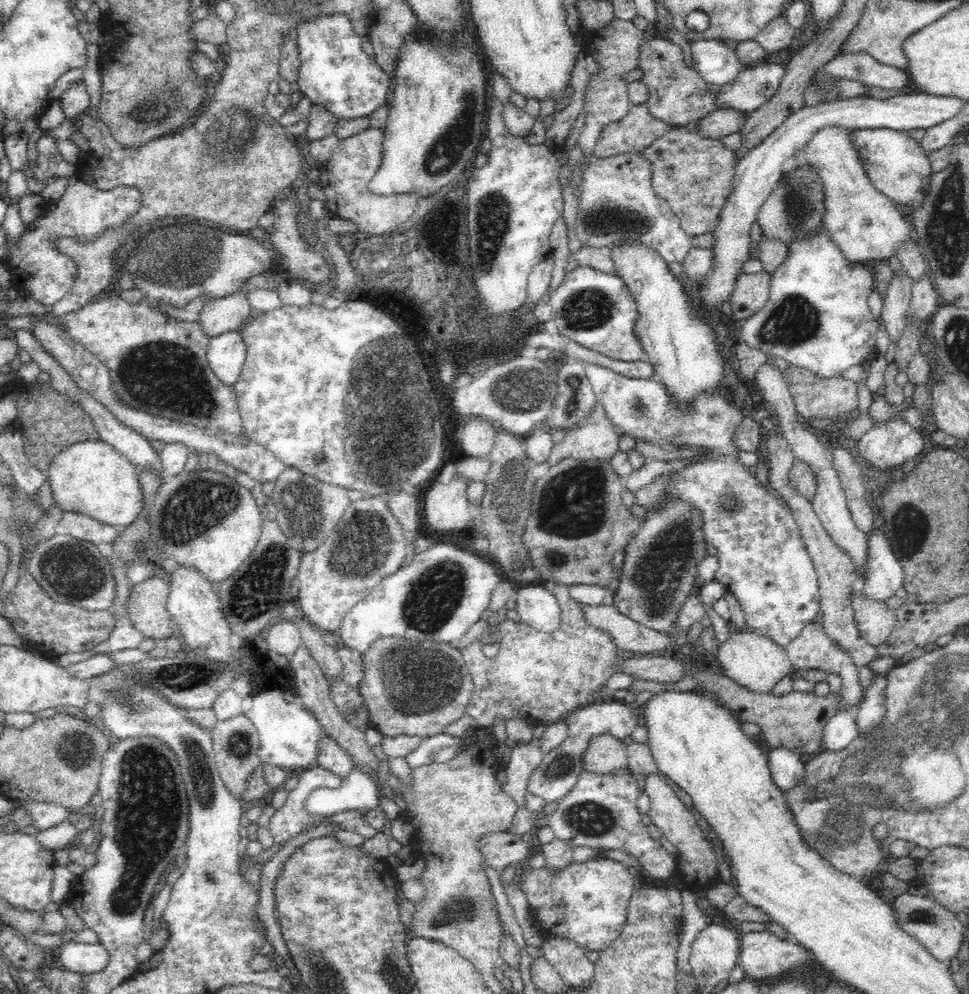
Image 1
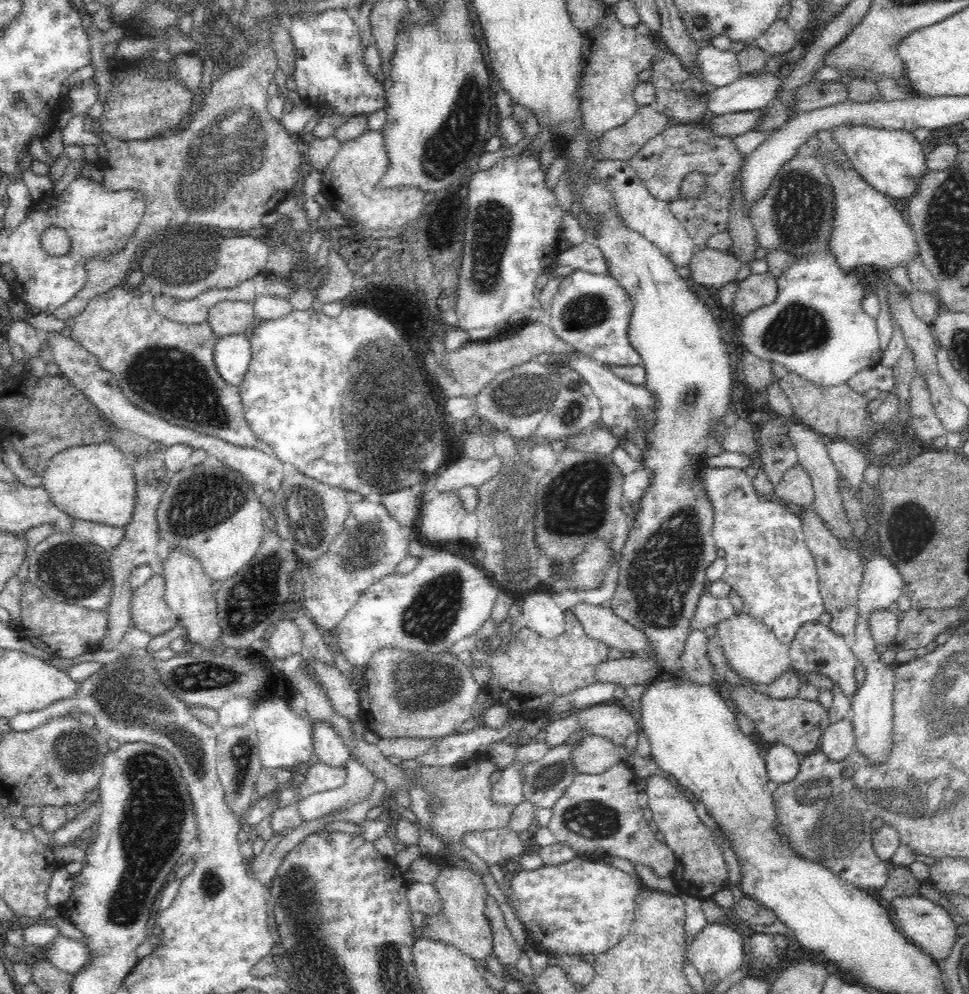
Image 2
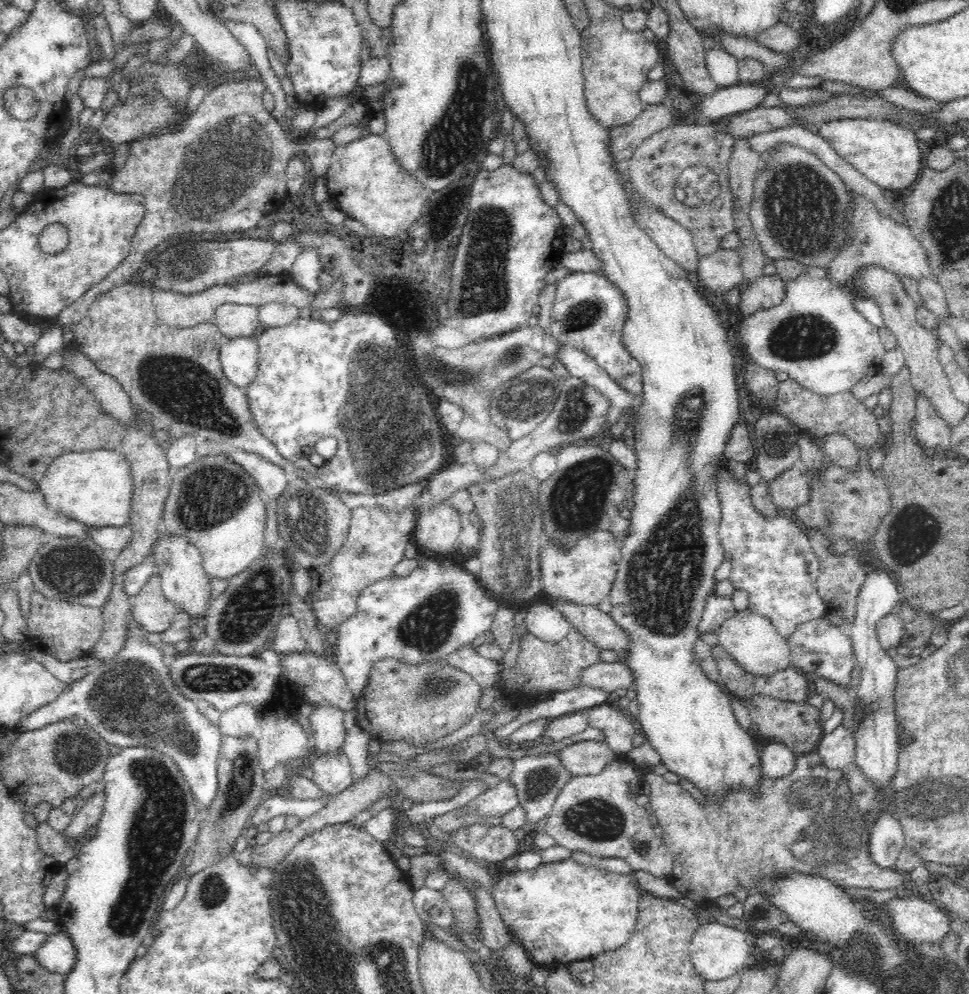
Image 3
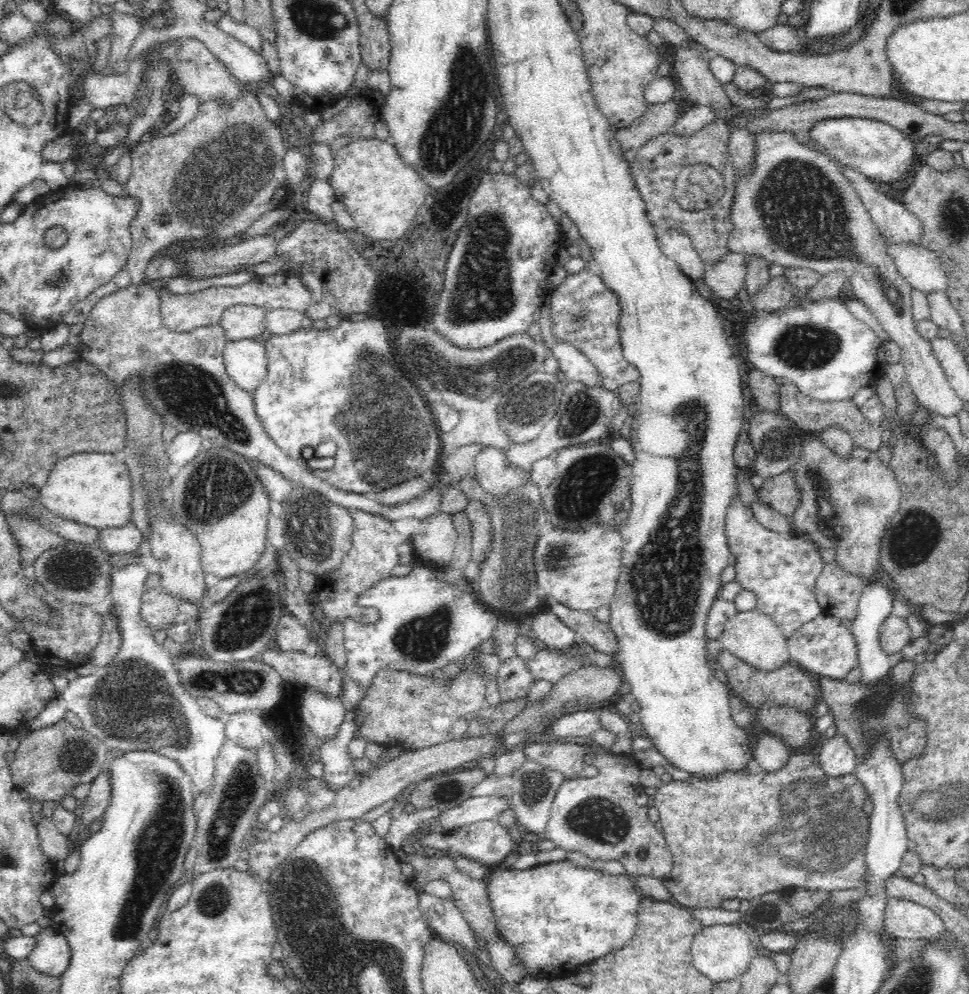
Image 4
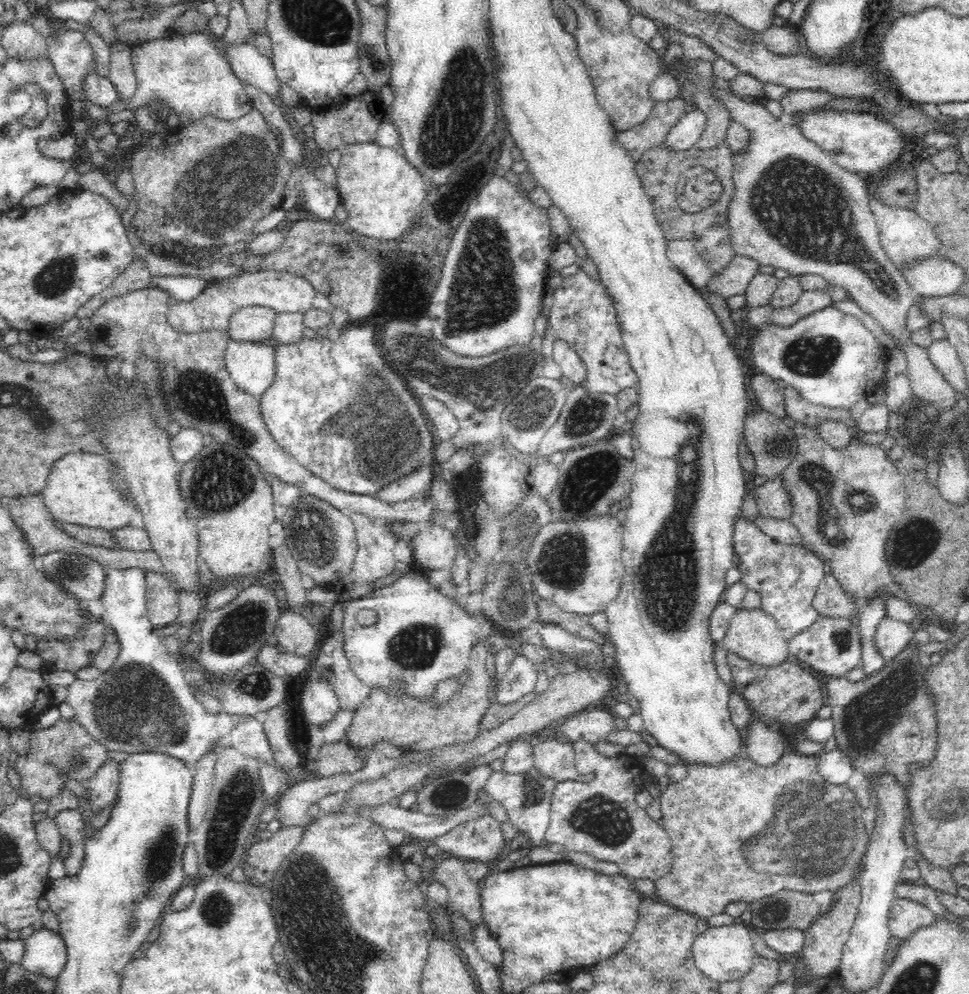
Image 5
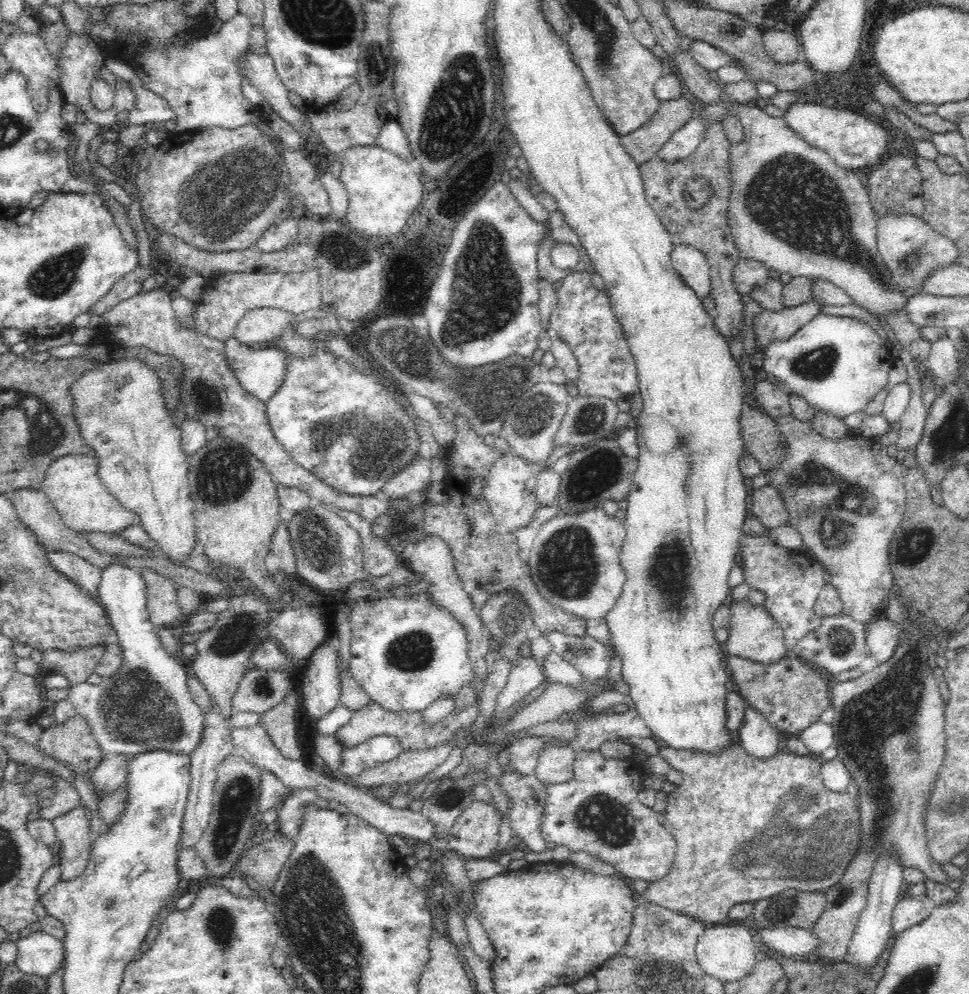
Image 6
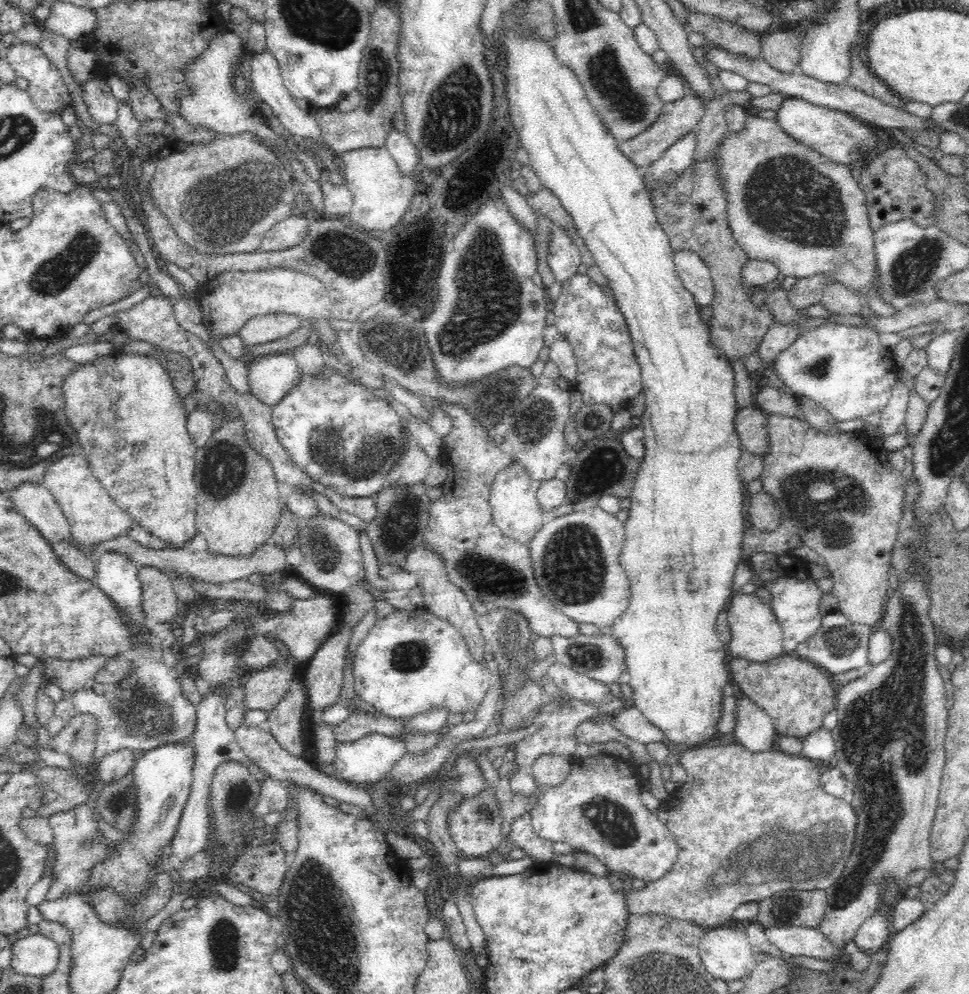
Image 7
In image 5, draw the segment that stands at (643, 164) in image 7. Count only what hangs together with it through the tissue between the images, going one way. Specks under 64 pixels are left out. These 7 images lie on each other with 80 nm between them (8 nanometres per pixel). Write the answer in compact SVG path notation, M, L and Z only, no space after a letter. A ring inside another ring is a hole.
M682 98L656 102L648 118L628 130L617 131L618 142L628 151L630 158L638 163L644 152L665 142L669 131L686 112Z

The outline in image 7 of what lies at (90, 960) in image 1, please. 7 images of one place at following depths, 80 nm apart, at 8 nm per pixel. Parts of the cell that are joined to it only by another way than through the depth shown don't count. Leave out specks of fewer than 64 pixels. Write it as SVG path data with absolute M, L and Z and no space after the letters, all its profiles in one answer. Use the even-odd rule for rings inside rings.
M39 932L19 938L11 945L11 949L9 966L16 974L45 977L59 963L59 948L56 943Z

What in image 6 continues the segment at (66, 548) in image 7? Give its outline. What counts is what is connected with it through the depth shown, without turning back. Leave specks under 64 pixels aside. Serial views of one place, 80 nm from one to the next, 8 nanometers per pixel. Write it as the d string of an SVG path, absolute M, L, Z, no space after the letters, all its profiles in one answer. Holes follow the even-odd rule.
M50 551L48 561L52 567L74 581L82 591L96 596L101 579L101 569L96 568L90 561L75 554L64 551Z

